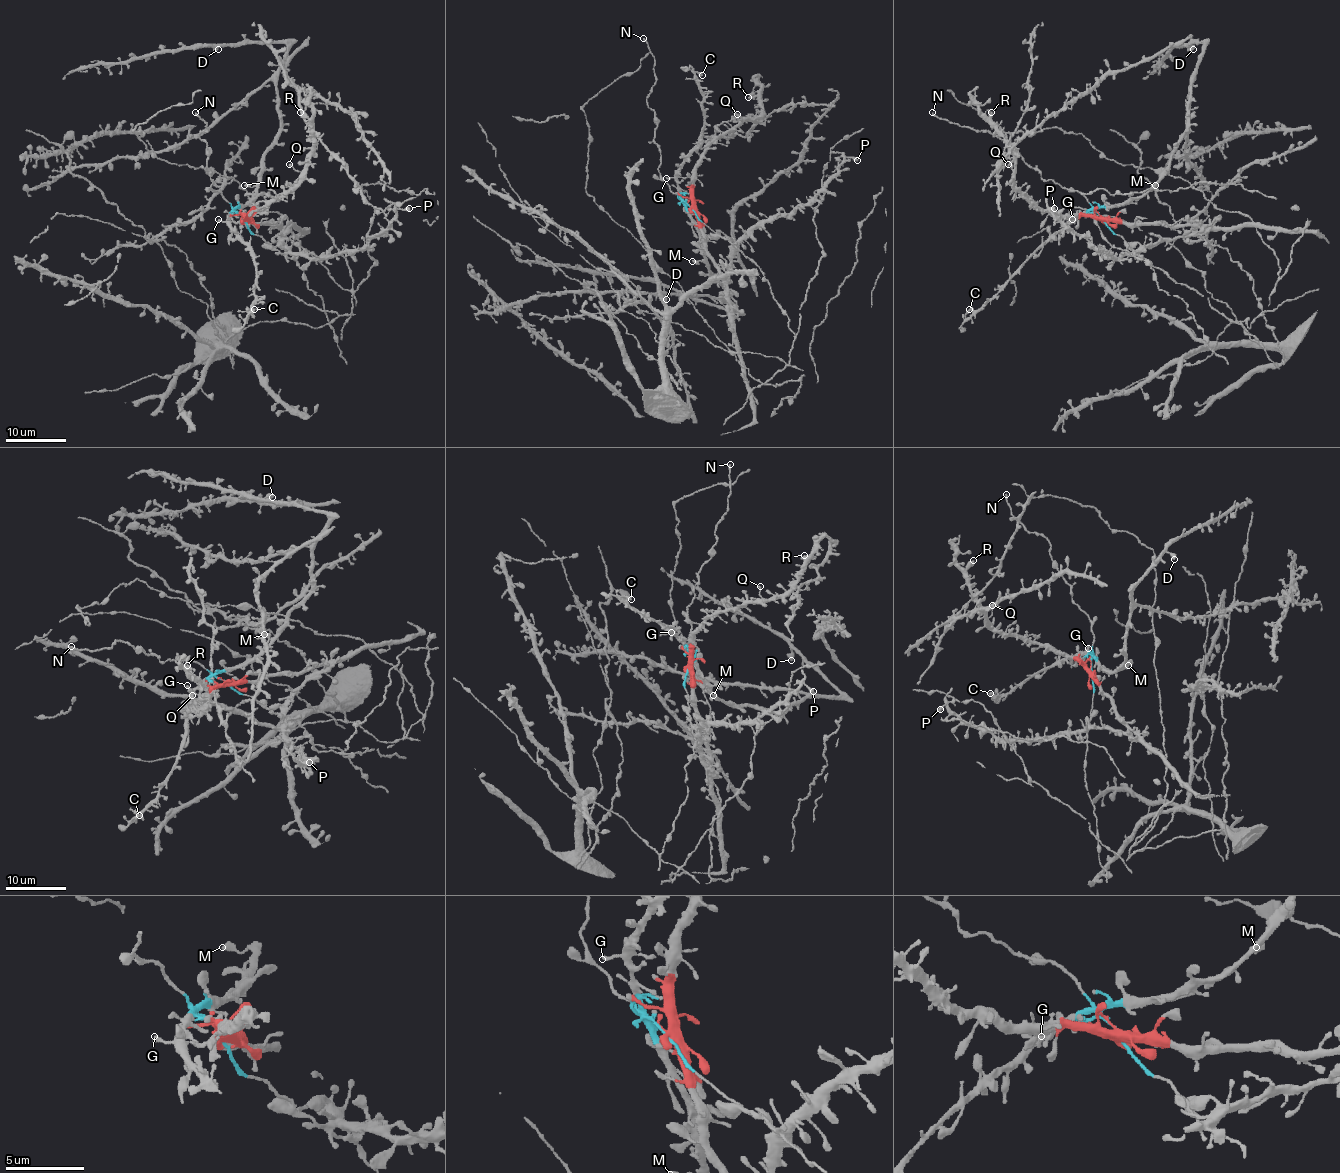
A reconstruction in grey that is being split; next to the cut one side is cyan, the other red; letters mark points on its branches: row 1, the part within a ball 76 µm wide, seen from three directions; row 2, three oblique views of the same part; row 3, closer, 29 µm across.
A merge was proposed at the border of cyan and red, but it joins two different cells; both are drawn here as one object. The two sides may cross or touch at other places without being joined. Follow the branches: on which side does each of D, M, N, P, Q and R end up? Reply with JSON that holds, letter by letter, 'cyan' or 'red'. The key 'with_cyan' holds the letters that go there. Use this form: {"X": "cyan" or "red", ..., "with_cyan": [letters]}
{"D": "cyan", "M": "cyan", "N": "cyan", "P": "red", "Q": "red", "R": "red", "with_cyan": ["D", "M", "N"]}

